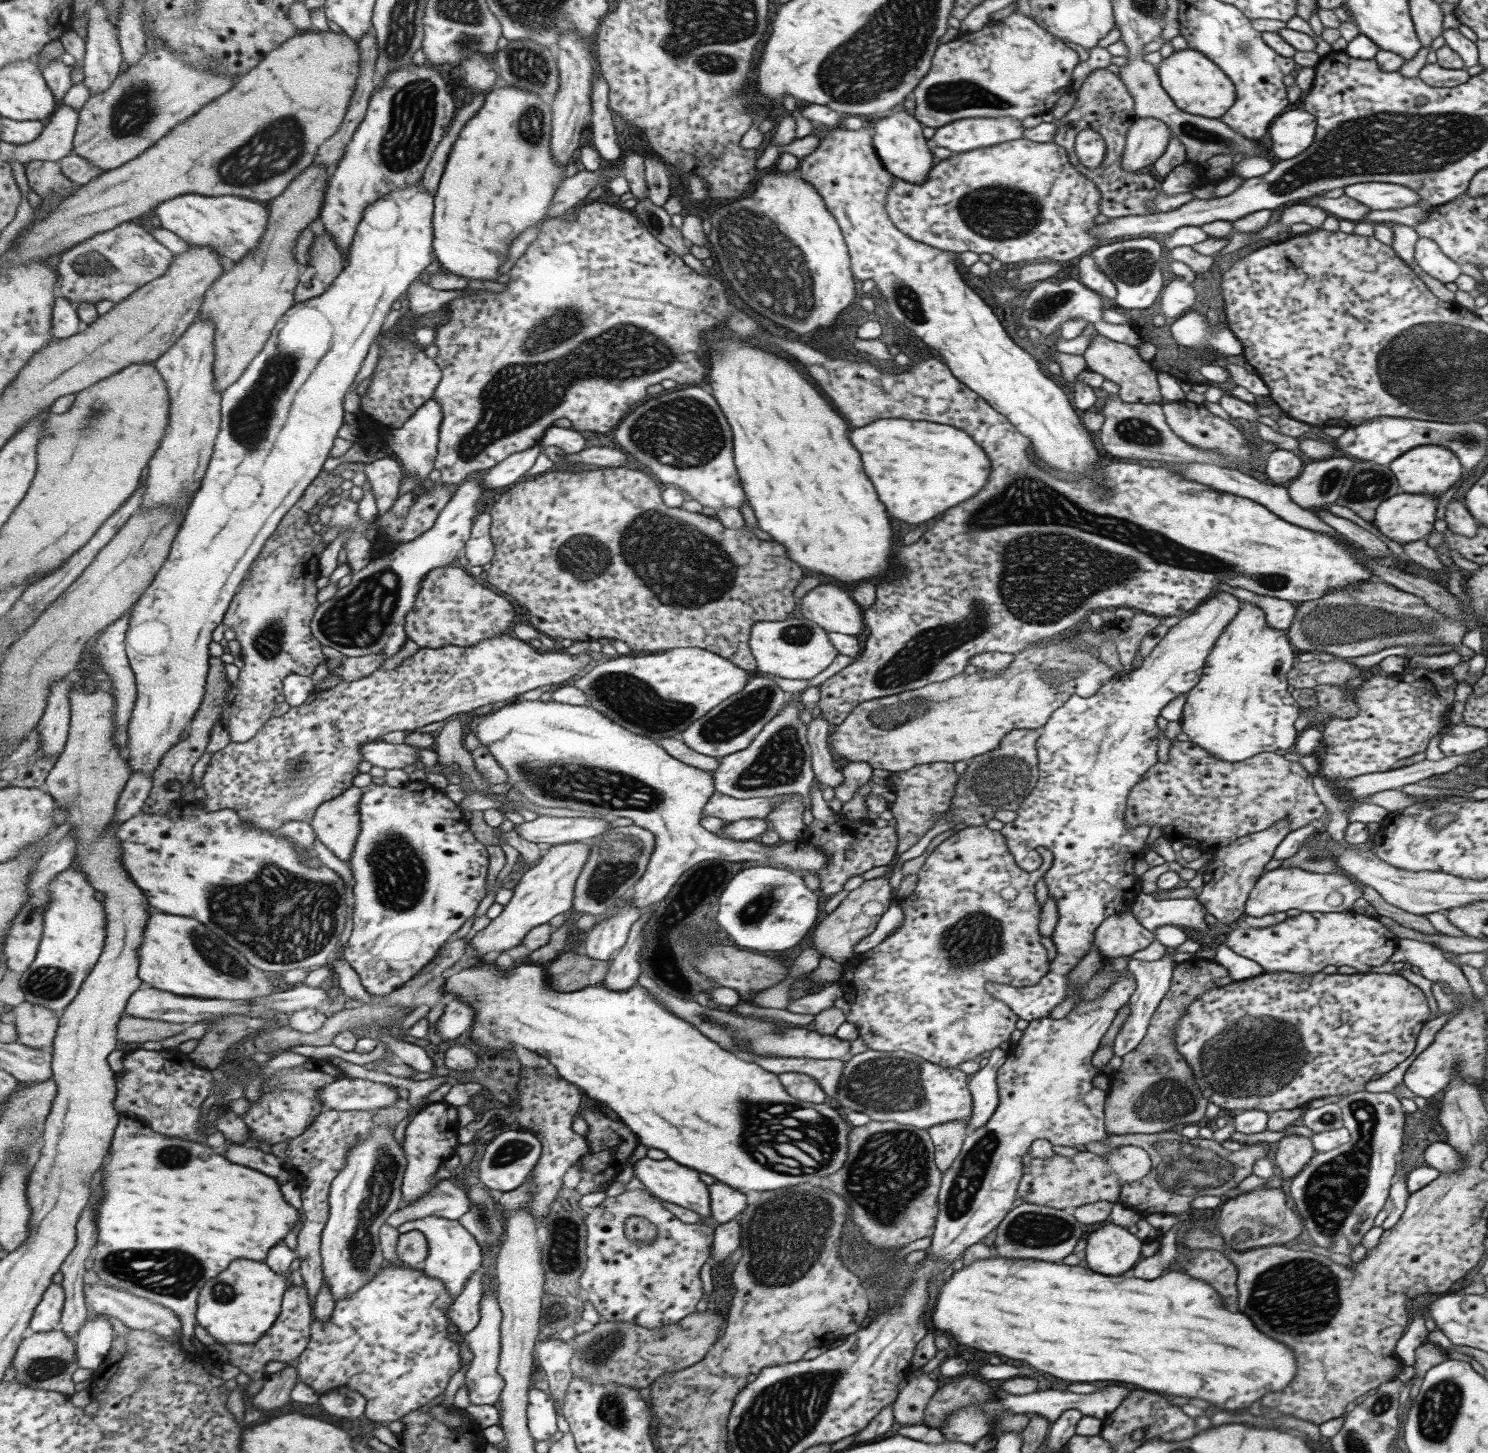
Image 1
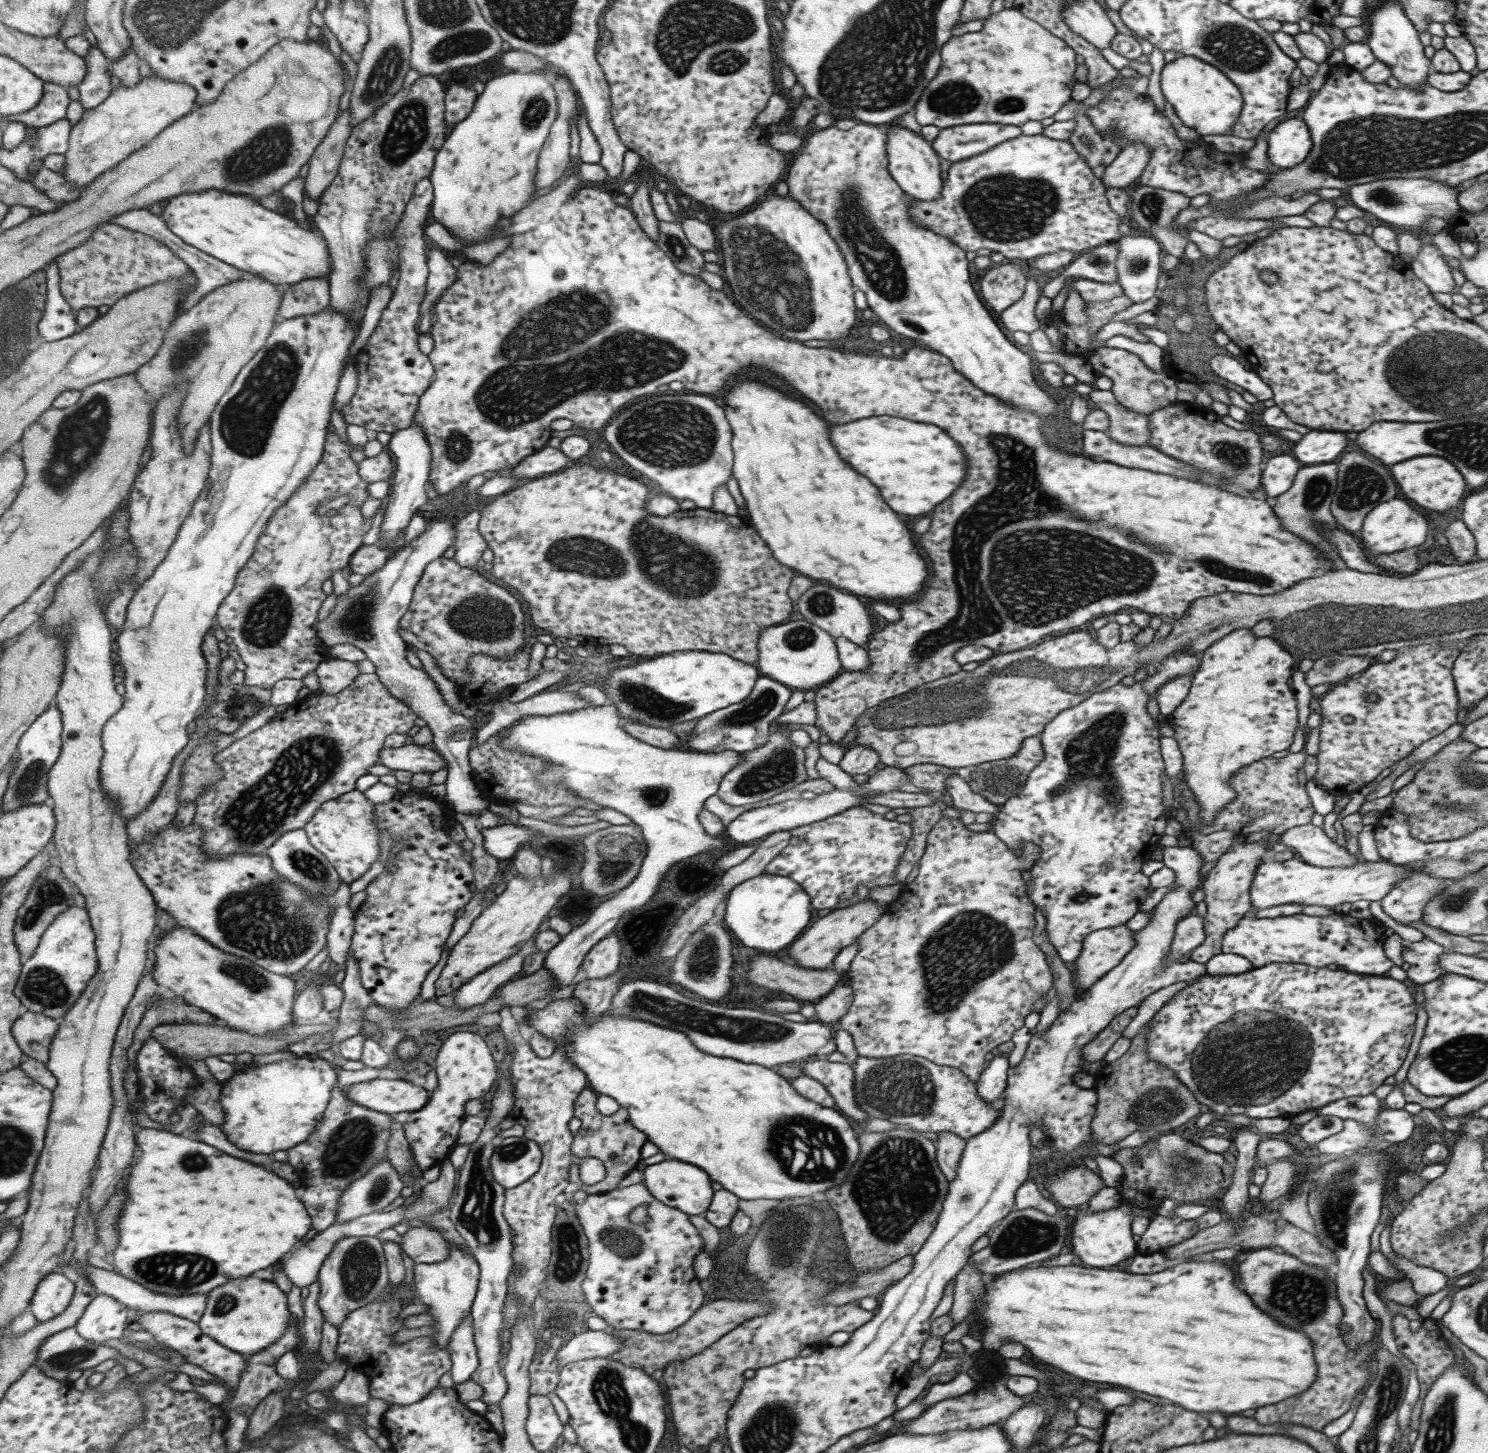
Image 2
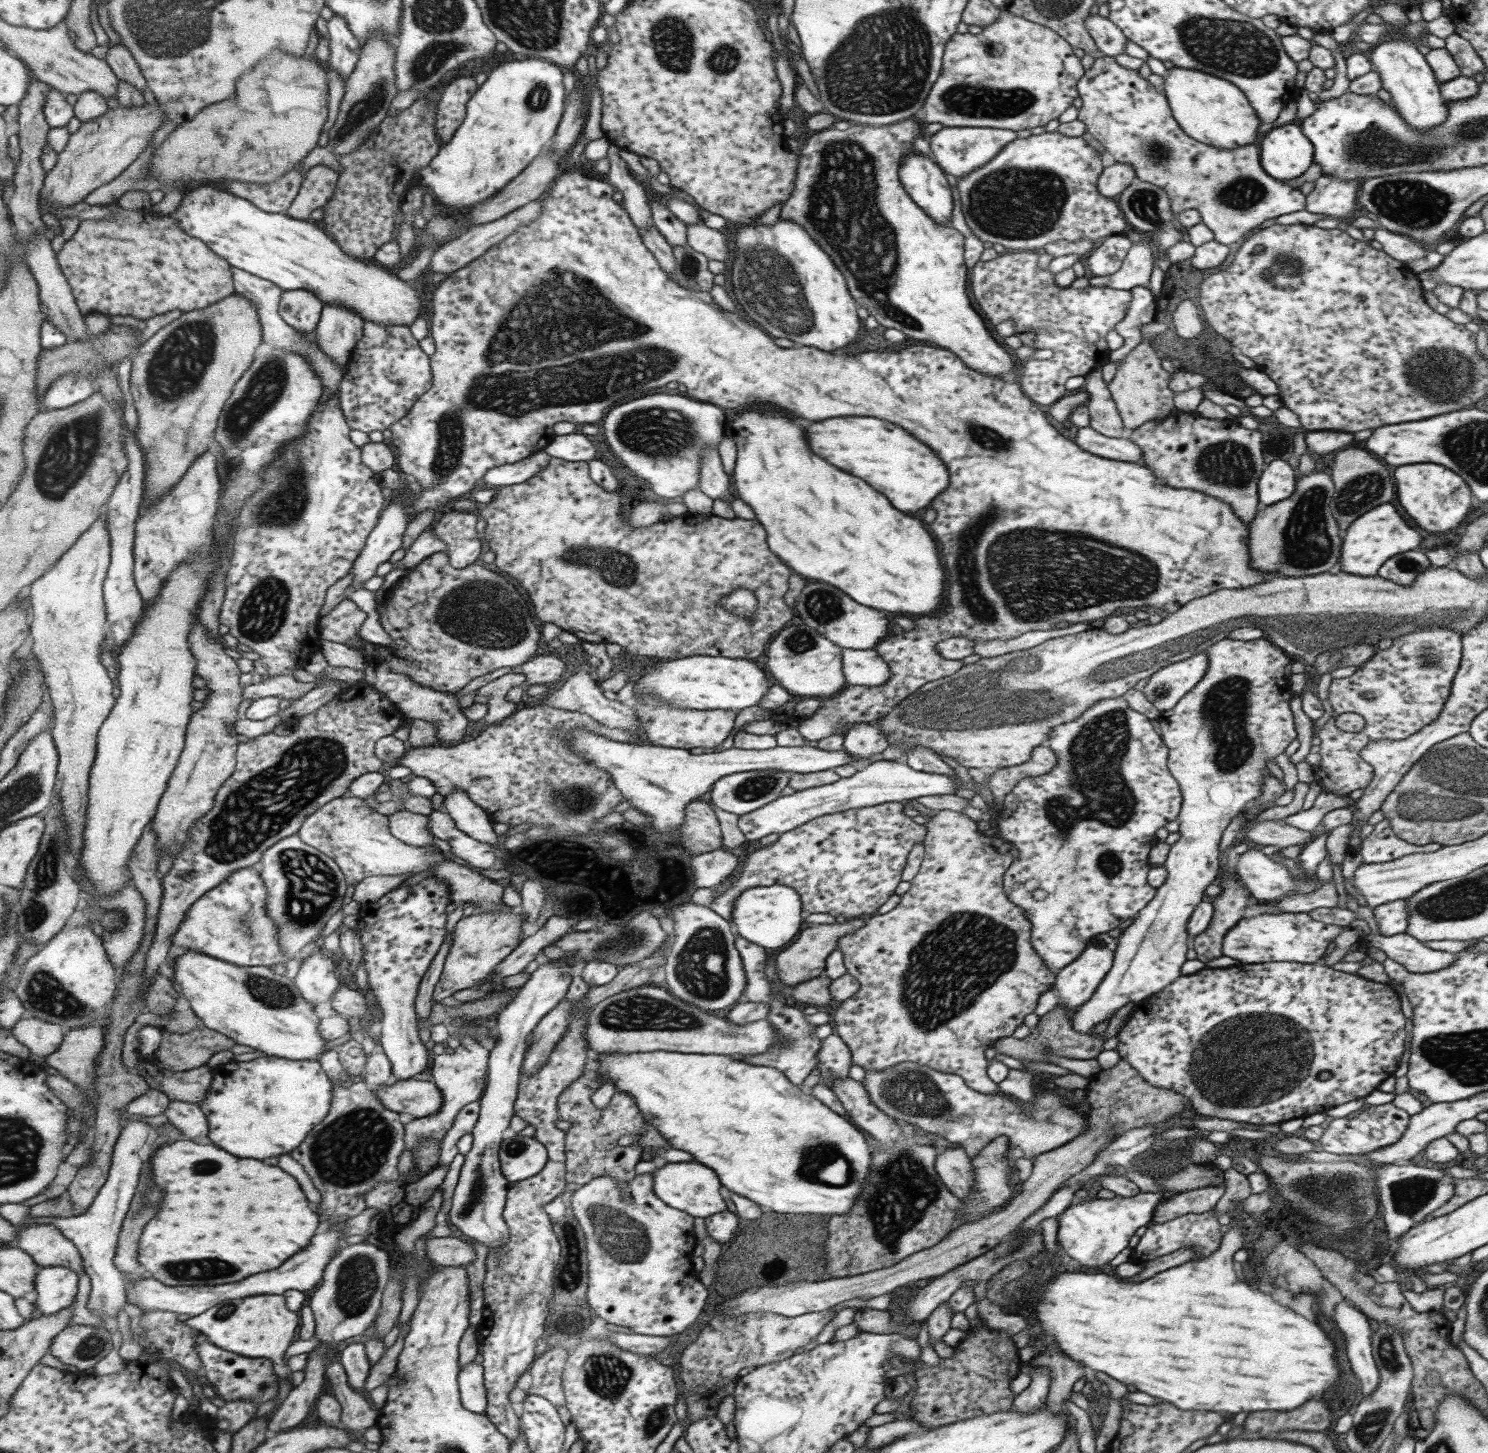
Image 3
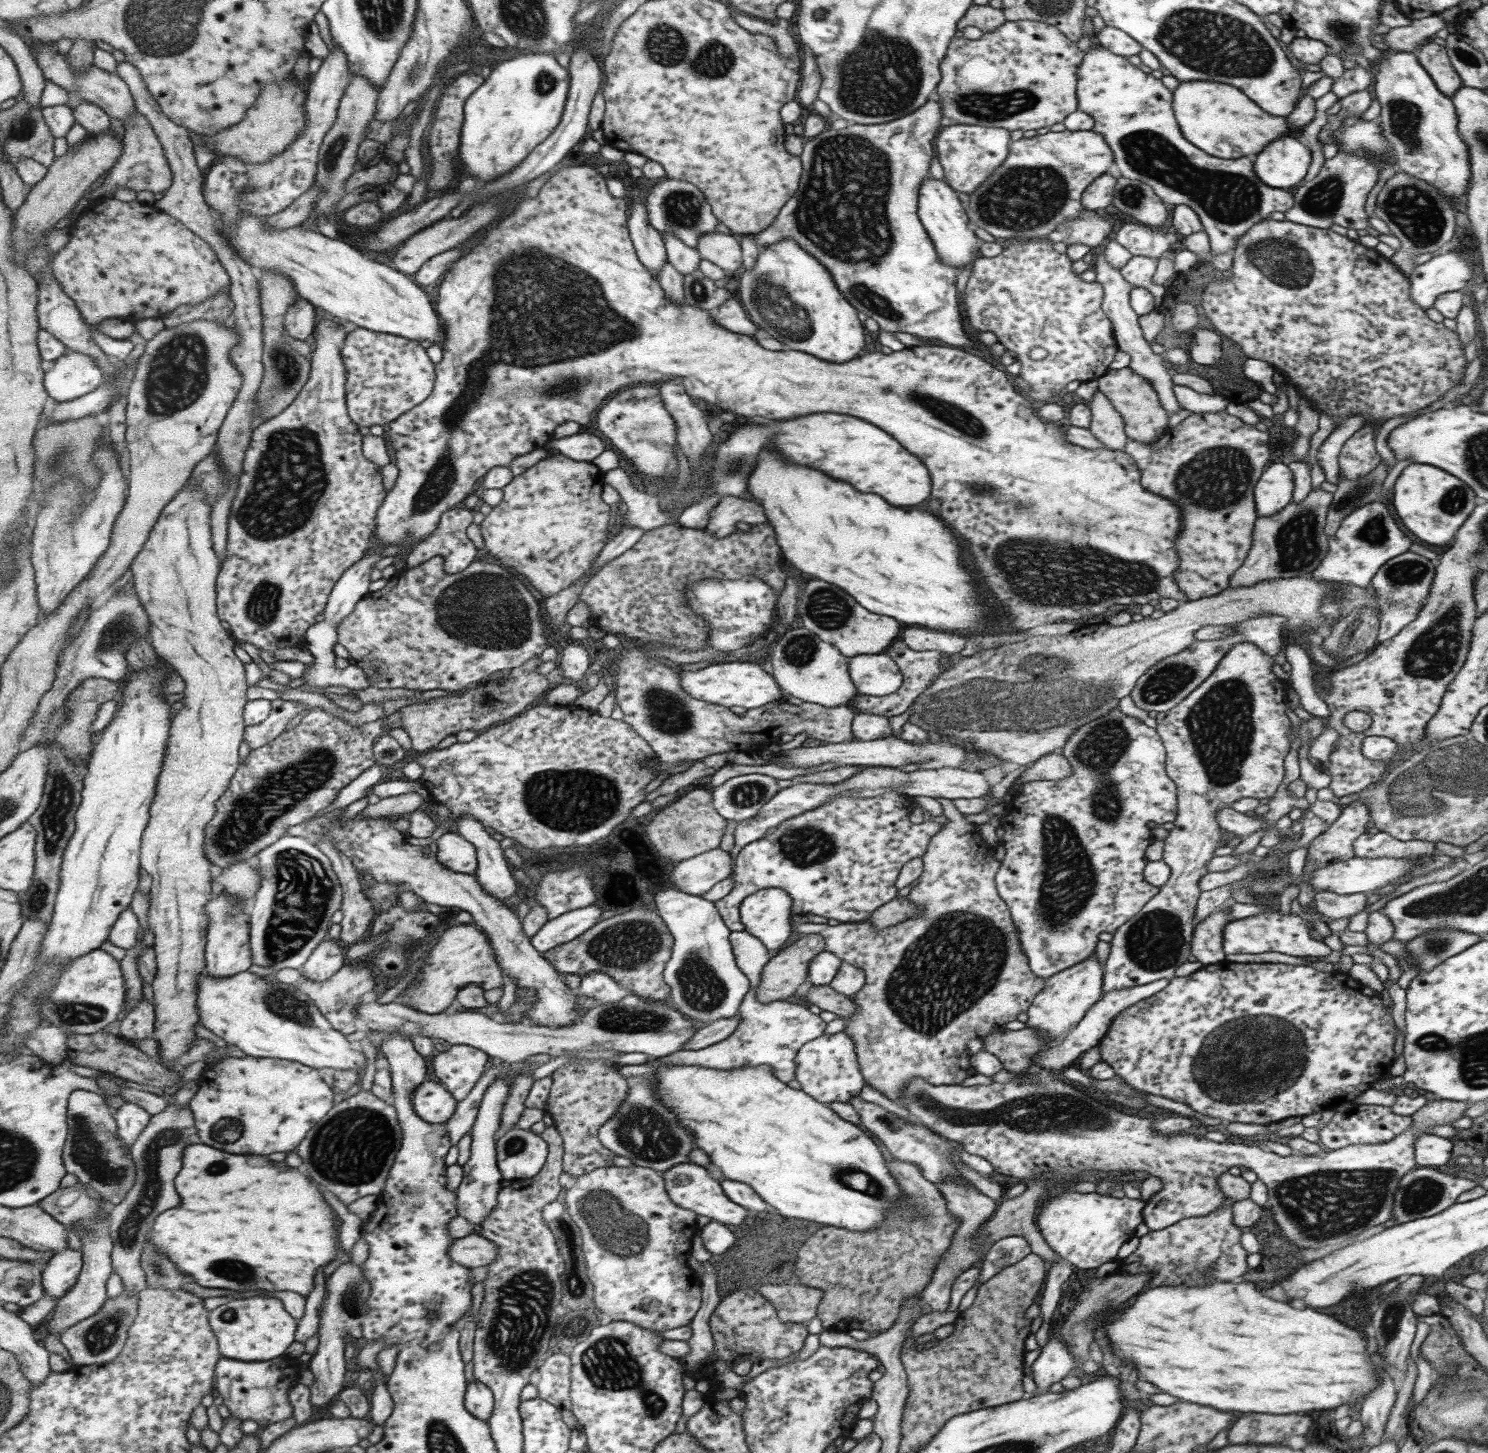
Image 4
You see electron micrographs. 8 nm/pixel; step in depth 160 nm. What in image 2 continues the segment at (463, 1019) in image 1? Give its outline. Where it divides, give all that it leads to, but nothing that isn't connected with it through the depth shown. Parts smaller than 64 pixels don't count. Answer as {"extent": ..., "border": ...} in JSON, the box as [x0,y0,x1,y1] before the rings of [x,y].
{"extent":[453,955,526,1011],"border":[[[513,955],[465,983],[462,989],[453,994],[457,1009],[461,1011],[485,1004],[496,990],[505,986],[515,974],[523,970],[525,959],[526,956]]]}

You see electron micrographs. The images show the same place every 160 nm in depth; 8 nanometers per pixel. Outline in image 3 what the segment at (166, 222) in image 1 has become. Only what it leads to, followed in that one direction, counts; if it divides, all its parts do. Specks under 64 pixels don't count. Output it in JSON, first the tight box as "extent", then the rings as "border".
{"extent":[170,186,421,326],"border":[[[204,186],[183,193],[177,209],[170,215],[178,220],[180,227],[191,236],[203,239],[215,254],[230,262],[232,267],[240,268],[269,280],[283,290],[305,289],[314,292],[325,304],[343,305],[356,310],[365,320],[385,326],[411,326],[421,310],[421,286],[400,280],[395,271],[387,270],[374,260],[365,261],[353,258],[340,244],[330,238],[315,224],[303,219],[291,218],[285,213],[270,213],[261,210],[246,198],[220,190],[217,186]]]}

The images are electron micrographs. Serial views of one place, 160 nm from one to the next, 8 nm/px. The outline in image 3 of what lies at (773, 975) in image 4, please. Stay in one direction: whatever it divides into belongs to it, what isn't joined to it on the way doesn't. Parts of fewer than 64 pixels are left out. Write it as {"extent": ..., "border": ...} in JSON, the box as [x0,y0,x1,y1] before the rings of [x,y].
{"extent":[772,917,869,991],"border":[[[869,917],[851,918],[845,920],[843,924],[817,924],[811,925],[810,928],[805,928],[797,934],[797,940],[792,944],[789,944],[787,948],[779,950],[776,956],[773,956],[775,961],[775,970],[777,977],[772,983],[775,988],[778,987],[782,991],[786,991],[791,986],[811,980],[816,976],[823,974],[824,972],[824,960],[829,956],[829,953],[836,949],[836,944],[839,938],[844,934],[849,934],[851,931],[855,931],[865,923]]]}

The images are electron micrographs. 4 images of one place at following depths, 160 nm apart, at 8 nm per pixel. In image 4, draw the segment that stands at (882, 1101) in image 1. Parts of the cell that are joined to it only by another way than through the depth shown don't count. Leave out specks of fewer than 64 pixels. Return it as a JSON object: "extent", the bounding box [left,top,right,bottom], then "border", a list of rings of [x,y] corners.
{"extent":[900,1070,1468,1248],"border":[[[1050,1070],[1039,1073],[1022,1073],[1025,1081],[1021,1083],[991,1083],[989,1085],[939,1085],[933,1086],[924,1078],[913,1077],[902,1088],[900,1099],[902,1106],[919,1125],[927,1127],[931,1133],[938,1134],[952,1144],[962,1144],[967,1154],[979,1155],[991,1164],[995,1172],[1013,1178],[1035,1178],[1043,1174],[1055,1176],[1079,1175],[1083,1170],[1099,1170],[1111,1174],[1115,1170],[1142,1170],[1160,1178],[1162,1186],[1152,1195],[1149,1208],[1142,1211],[1142,1222],[1149,1231],[1161,1230],[1175,1224],[1182,1218],[1200,1217],[1220,1209],[1224,1193],[1218,1187],[1218,1176],[1230,1166],[1243,1166],[1256,1174],[1269,1190],[1269,1206],[1275,1222],[1282,1234],[1301,1248],[1323,1248],[1345,1242],[1347,1238],[1357,1236],[1359,1232],[1376,1224],[1383,1224],[1391,1218],[1393,1193],[1399,1179],[1417,1164],[1414,1161],[1414,1142],[1419,1136],[1427,1134],[1431,1127],[1447,1125],[1461,1118],[1468,1107],[1466,1101],[1444,1101],[1432,1099],[1410,1117],[1411,1126],[1394,1136],[1391,1140],[1379,1144],[1349,1144],[1337,1150],[1324,1151],[1317,1155],[1279,1156],[1271,1151],[1263,1151],[1258,1146],[1223,1141],[1217,1143],[1195,1135],[1159,1134],[1154,1124],[1142,1117],[1117,1112],[1101,1102],[1065,1086],[1053,1077]]]}

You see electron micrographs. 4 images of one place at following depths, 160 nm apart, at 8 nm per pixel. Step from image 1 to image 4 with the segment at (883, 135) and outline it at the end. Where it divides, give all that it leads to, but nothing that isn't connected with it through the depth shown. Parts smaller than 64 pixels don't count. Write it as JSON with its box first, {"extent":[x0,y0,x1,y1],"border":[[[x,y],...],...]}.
{"extent":[916,176,980,268],"border":[[[931,176],[925,177],[919,185],[916,202],[916,213],[931,239],[935,252],[943,265],[962,268],[973,256],[978,254],[980,240],[975,237],[973,231],[967,228],[968,218],[966,217],[962,203],[957,199],[957,193],[943,179],[933,179]]]}

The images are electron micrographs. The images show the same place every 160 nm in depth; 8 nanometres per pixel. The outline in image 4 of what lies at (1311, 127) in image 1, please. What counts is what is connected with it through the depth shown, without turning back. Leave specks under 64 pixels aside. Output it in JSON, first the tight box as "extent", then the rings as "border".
{"extent":[1252,137,1311,191],"border":[[[1279,137],[1252,157],[1256,177],[1271,188],[1292,191],[1305,176],[1311,162],[1308,150],[1295,137]]]}

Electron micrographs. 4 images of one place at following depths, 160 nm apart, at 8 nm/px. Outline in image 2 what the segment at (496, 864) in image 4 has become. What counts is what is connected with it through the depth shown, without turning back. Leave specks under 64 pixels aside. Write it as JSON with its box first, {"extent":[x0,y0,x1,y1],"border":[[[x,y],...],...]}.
{"extent":[316,518,490,814],"border":[[[433,518],[428,521],[426,529],[416,539],[396,549],[394,557],[386,559],[386,565],[372,575],[366,575],[357,586],[349,587],[348,591],[337,597],[337,602],[325,619],[316,623],[318,637],[328,647],[347,643],[361,649],[367,658],[377,665],[377,673],[381,682],[399,699],[405,701],[422,720],[427,722],[433,731],[433,748],[437,749],[449,762],[446,794],[443,798],[457,813],[479,814],[487,810],[490,800],[479,788],[472,775],[470,763],[475,726],[469,717],[457,714],[446,703],[439,692],[437,684],[423,669],[414,668],[407,660],[405,639],[399,632],[400,620],[412,603],[416,586],[429,564],[456,543],[456,524],[449,518]]]}

